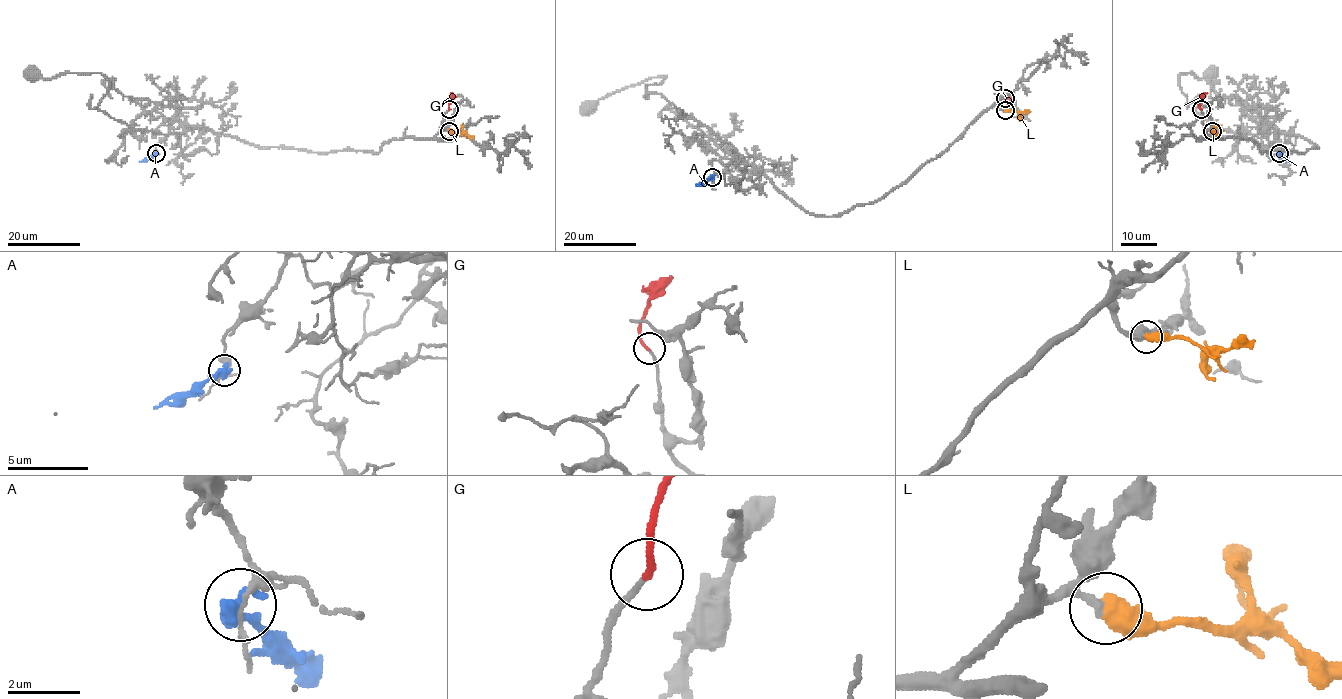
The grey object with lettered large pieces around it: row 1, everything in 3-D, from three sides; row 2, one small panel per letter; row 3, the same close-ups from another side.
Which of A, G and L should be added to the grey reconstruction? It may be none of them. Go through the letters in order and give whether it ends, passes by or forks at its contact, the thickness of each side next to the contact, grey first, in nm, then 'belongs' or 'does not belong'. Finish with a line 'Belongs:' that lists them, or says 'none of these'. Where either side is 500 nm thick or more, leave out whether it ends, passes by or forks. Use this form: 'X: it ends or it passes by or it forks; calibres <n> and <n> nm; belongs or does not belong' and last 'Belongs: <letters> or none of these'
A: it ends; calibres 170 and 480 nm; does not belong
G: it ends; calibres 160 and 190 nm; belongs
L: calibres 170 and 550 nm; belongs
Belongs: G, L

